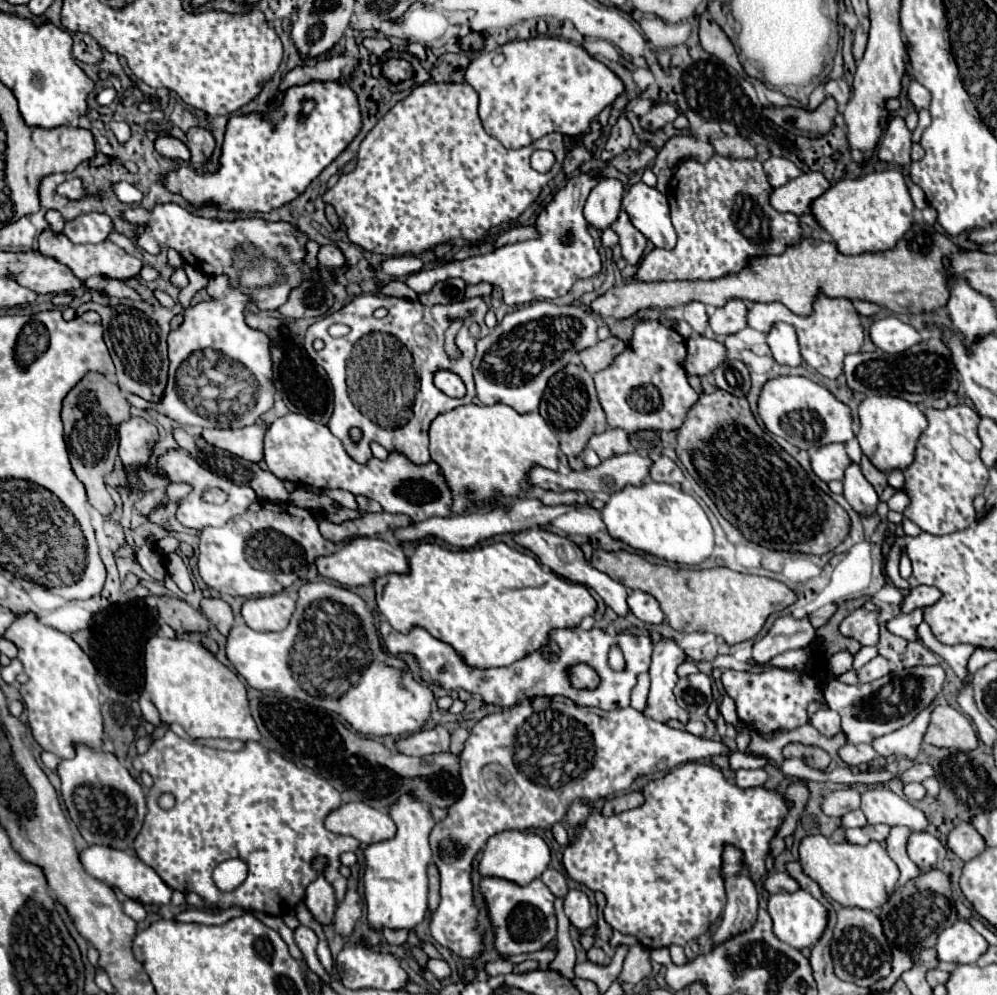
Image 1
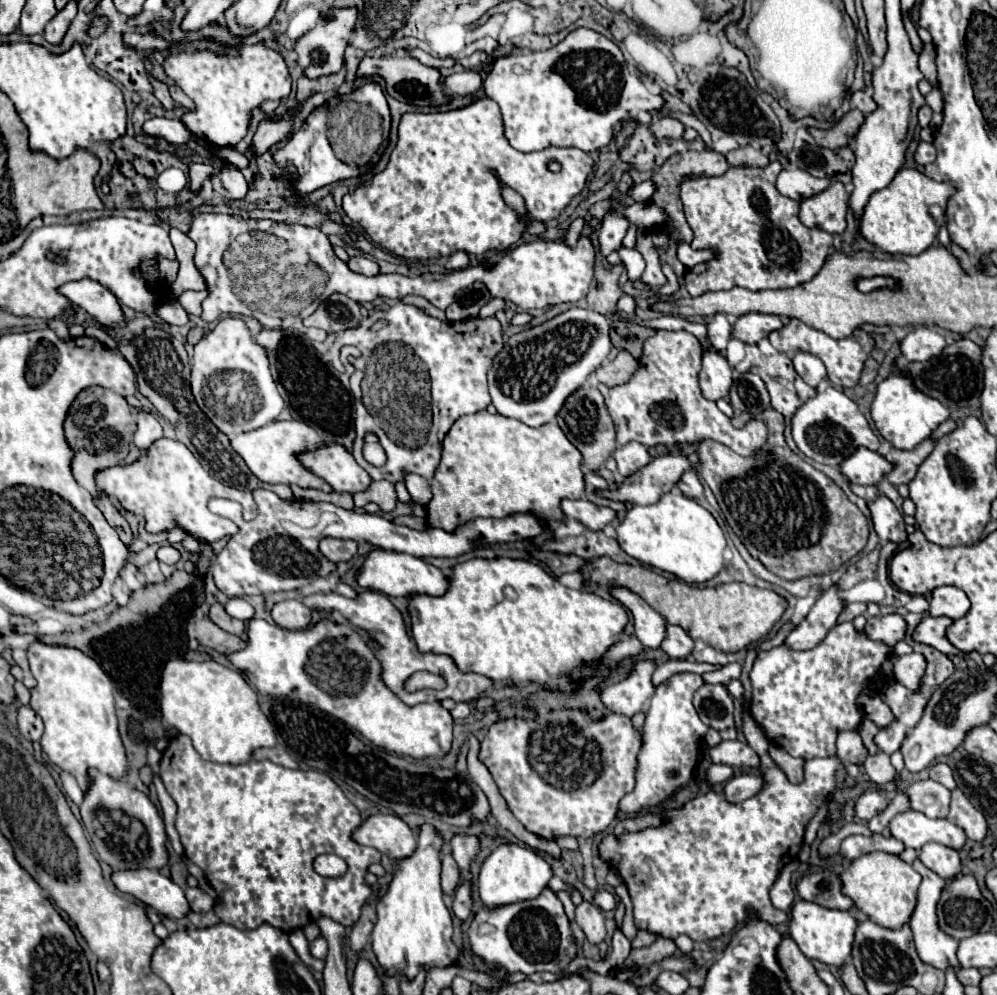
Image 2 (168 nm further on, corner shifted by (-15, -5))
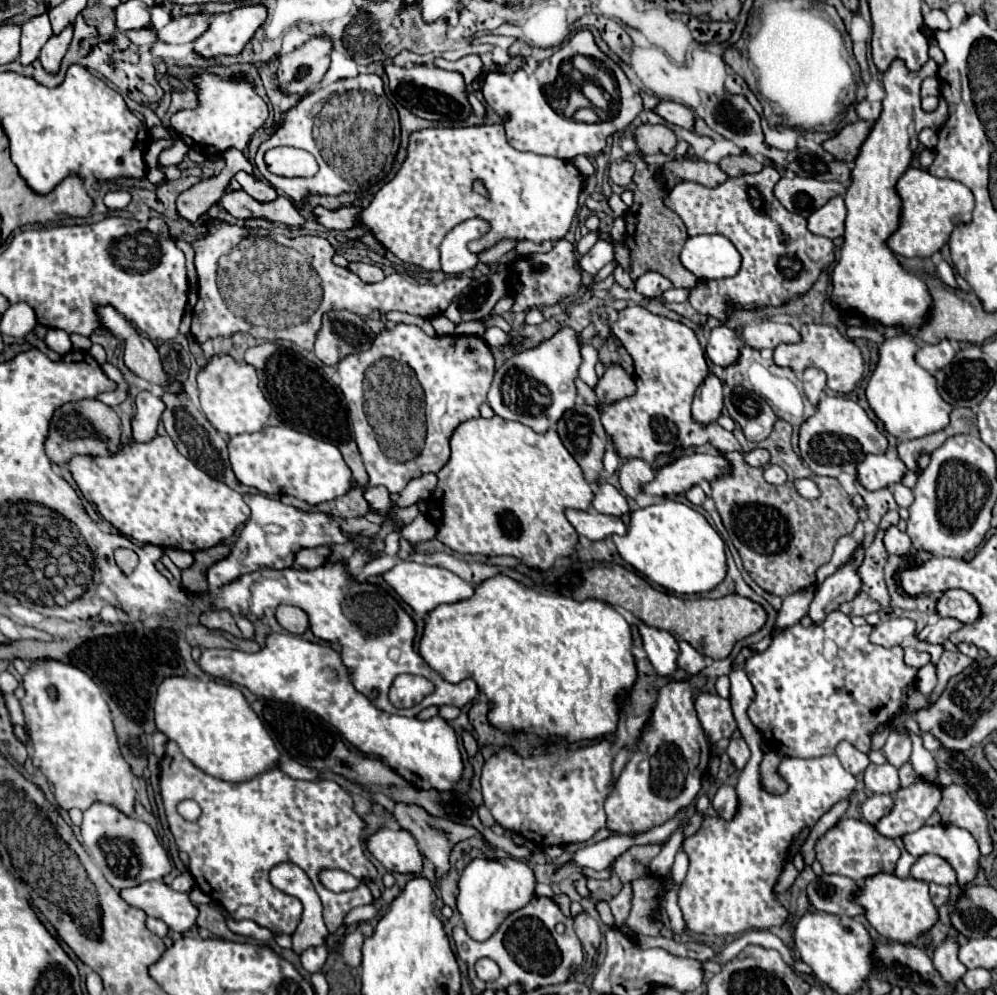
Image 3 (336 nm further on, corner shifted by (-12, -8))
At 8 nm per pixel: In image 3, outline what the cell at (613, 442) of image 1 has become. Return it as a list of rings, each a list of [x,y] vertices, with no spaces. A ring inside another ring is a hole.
[[[629,459],[619,469],[621,489],[631,499],[635,499],[639,493],[643,493],[643,485],[653,481],[653,479],[655,479],[653,469],[645,461],[641,461],[641,459]]]

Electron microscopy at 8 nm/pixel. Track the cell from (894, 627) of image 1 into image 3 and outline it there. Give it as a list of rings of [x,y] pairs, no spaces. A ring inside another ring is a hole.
[[[939,617],[935,623],[929,623],[921,633],[917,633],[917,639],[925,641],[925,643],[945,643],[949,639],[949,635],[961,627],[963,627],[963,623],[957,619]]]

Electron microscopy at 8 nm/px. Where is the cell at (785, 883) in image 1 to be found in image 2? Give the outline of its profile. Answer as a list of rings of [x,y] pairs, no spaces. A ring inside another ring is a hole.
[[[834,870],[816,872],[804,876],[798,886],[798,896],[808,902],[816,902],[826,908],[838,908],[848,910],[852,906],[852,900],[842,894],[842,882]]]

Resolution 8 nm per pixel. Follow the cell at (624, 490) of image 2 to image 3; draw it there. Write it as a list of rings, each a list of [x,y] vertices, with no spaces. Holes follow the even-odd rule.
[[[695,453],[659,469],[655,481],[645,485],[645,493],[673,497],[685,493],[699,481],[711,481],[723,475],[731,475],[731,465],[723,455]]]

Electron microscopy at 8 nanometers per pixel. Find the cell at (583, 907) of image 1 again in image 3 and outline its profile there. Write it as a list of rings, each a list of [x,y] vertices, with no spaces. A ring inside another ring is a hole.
[[[579,913],[575,917],[575,933],[583,945],[583,949],[587,951],[589,957],[593,957],[601,945],[601,929],[599,929],[599,921],[595,917],[591,917],[589,913]]]

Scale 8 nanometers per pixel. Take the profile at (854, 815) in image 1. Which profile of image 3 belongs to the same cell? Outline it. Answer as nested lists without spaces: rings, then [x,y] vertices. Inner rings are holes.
[[[915,781],[907,789],[895,793],[895,805],[889,815],[885,815],[875,827],[889,839],[903,837],[905,833],[917,831],[925,825],[931,813],[941,801],[941,789],[933,783]]]

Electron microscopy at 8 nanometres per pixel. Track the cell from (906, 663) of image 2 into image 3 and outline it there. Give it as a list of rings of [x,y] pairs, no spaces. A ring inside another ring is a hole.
[[[905,647],[905,663],[911,665],[911,667],[923,667],[931,661],[931,655],[929,653],[921,653],[917,649],[911,649],[911,647]]]

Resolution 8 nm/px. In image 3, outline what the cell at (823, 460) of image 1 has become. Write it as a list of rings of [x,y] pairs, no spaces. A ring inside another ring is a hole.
[[[867,455],[865,461],[857,465],[857,471],[859,483],[869,491],[877,491],[893,483],[899,483],[905,477],[907,467],[905,463],[901,463],[901,459],[893,461],[885,455]]]

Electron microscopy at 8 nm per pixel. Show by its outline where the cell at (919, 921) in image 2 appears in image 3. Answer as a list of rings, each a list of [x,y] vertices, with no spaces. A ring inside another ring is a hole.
[[[929,883],[929,889],[931,889],[931,899],[937,907],[945,905],[949,901],[949,887],[943,887],[943,885],[937,885],[937,883]]]

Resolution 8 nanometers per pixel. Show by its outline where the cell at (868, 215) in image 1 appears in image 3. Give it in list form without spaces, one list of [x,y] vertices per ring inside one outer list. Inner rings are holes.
[[[909,167],[897,183],[897,193],[903,201],[899,229],[889,237],[889,247],[903,257],[931,257],[949,241],[949,235],[957,225],[965,225],[971,219],[975,197],[959,181],[939,179],[927,169]]]

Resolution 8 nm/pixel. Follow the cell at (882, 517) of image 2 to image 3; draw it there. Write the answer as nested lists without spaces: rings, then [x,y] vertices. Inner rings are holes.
[[[897,527],[885,531],[885,547],[889,555],[899,555],[903,559],[913,559],[913,545],[907,533],[901,533]]]

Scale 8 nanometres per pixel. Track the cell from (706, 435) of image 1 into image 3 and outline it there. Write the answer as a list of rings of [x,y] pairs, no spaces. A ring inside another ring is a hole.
[[[777,419],[771,435],[761,441],[761,447],[769,451],[771,455],[771,461],[769,463],[777,463],[781,465],[785,471],[787,471],[787,483],[785,485],[769,485],[765,479],[763,479],[763,469],[761,467],[749,467],[743,459],[743,453],[745,451],[751,451],[751,449],[757,449],[759,443],[751,443],[745,439],[743,431],[737,427],[733,433],[737,437],[737,441],[741,443],[743,451],[733,451],[729,455],[725,455],[729,459],[729,463],[733,465],[733,475],[729,477],[721,477],[721,479],[715,479],[711,481],[711,497],[715,501],[715,507],[723,519],[723,525],[725,529],[729,531],[731,535],[731,541],[735,545],[735,549],[739,551],[741,555],[741,561],[743,561],[743,567],[747,569],[747,573],[751,575],[751,579],[761,587],[765,589],[767,593],[771,595],[777,595],[777,597],[787,597],[791,593],[797,593],[797,591],[803,591],[807,589],[809,585],[815,583],[815,571],[829,563],[831,561],[831,555],[833,555],[833,547],[837,543],[839,537],[843,535],[849,535],[853,529],[855,529],[855,523],[859,521],[859,511],[851,505],[851,497],[847,495],[847,491],[841,487],[841,483],[837,479],[831,479],[831,477],[819,477],[813,475],[809,471],[809,467],[803,465],[803,461],[799,459],[799,455],[793,451],[791,447],[791,425],[783,419]],[[801,477],[811,477],[817,487],[821,489],[821,497],[815,499],[815,501],[807,501],[803,499],[795,487],[793,487],[793,481],[795,479],[801,479]]]

